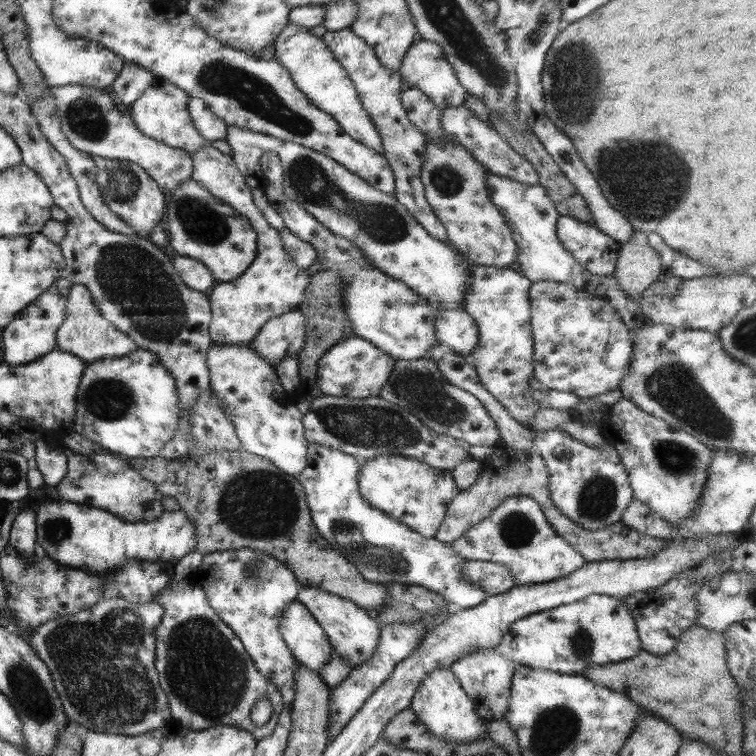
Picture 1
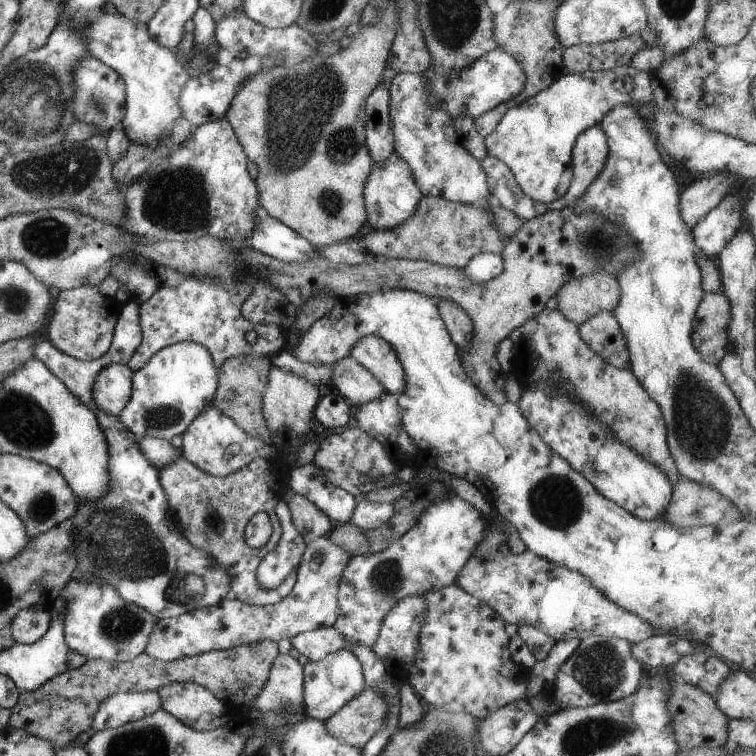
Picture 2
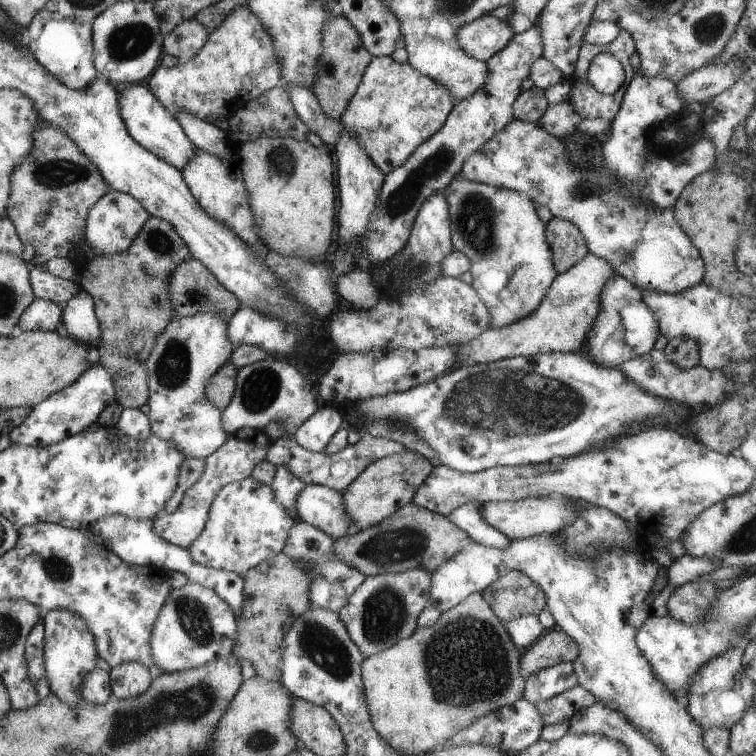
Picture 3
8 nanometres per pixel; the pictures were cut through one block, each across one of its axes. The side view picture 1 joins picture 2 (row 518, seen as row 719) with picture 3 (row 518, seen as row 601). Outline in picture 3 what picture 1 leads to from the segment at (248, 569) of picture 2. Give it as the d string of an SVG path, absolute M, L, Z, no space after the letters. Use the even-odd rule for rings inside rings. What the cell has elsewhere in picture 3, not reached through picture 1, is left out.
M244 427L229 435L228 440L218 450L204 459L204 470L199 481L183 494L177 510L170 514L160 514L152 520L152 532L159 534L163 541L186 549L203 530L215 494L232 481L248 478L257 462L266 458L270 444L271 440L263 430L255 431Z

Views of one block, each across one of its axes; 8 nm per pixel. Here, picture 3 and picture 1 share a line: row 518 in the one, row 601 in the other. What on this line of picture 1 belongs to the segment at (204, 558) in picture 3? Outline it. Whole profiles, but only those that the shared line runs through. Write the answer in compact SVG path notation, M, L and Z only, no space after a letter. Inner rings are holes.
M238 548L203 555L189 581L203 590L207 604L239 639L258 674L279 690L282 704L291 705L298 662L279 635L278 627L283 609L296 601L299 587L293 573L269 555Z

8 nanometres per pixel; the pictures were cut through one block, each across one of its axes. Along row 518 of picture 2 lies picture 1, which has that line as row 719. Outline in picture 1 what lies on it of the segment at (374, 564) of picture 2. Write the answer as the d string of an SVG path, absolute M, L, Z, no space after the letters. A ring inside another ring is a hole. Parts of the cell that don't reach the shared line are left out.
M440 668L430 672L421 682L413 698L408 706L417 717L417 720L430 732L432 736L445 742L460 742L460 744L469 744L474 740L483 740L486 738L487 722L475 713L473 703L463 693L463 689L459 687L457 679L453 676L448 668Z

